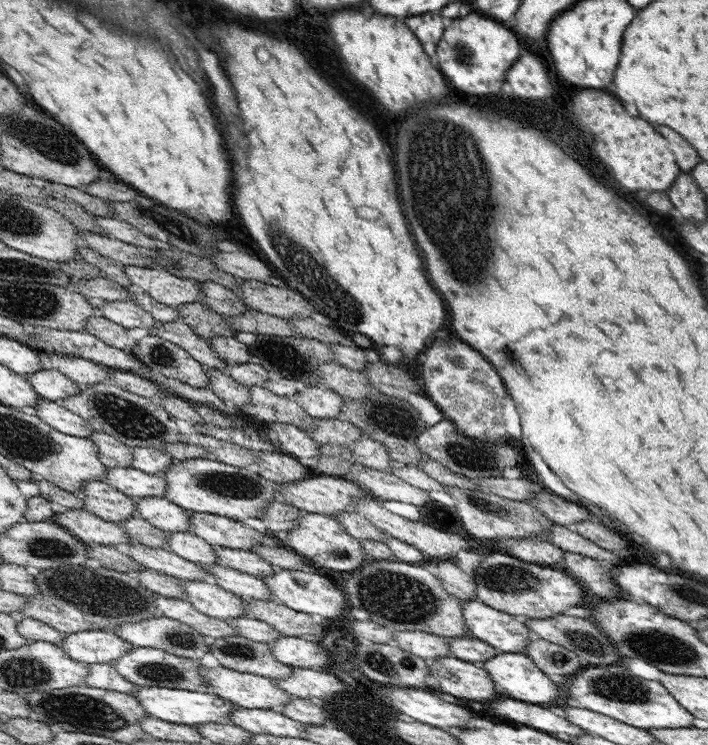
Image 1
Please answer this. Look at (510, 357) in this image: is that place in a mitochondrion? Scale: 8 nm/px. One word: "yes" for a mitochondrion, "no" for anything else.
yes

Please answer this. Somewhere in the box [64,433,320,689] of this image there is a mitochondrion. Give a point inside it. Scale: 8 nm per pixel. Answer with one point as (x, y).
(227, 484)

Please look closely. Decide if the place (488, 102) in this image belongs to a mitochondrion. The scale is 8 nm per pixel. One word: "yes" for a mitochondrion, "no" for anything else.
no

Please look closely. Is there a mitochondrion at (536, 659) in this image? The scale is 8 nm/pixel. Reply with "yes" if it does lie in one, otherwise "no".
no

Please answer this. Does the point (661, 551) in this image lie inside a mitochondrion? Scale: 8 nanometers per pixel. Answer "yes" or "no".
no

